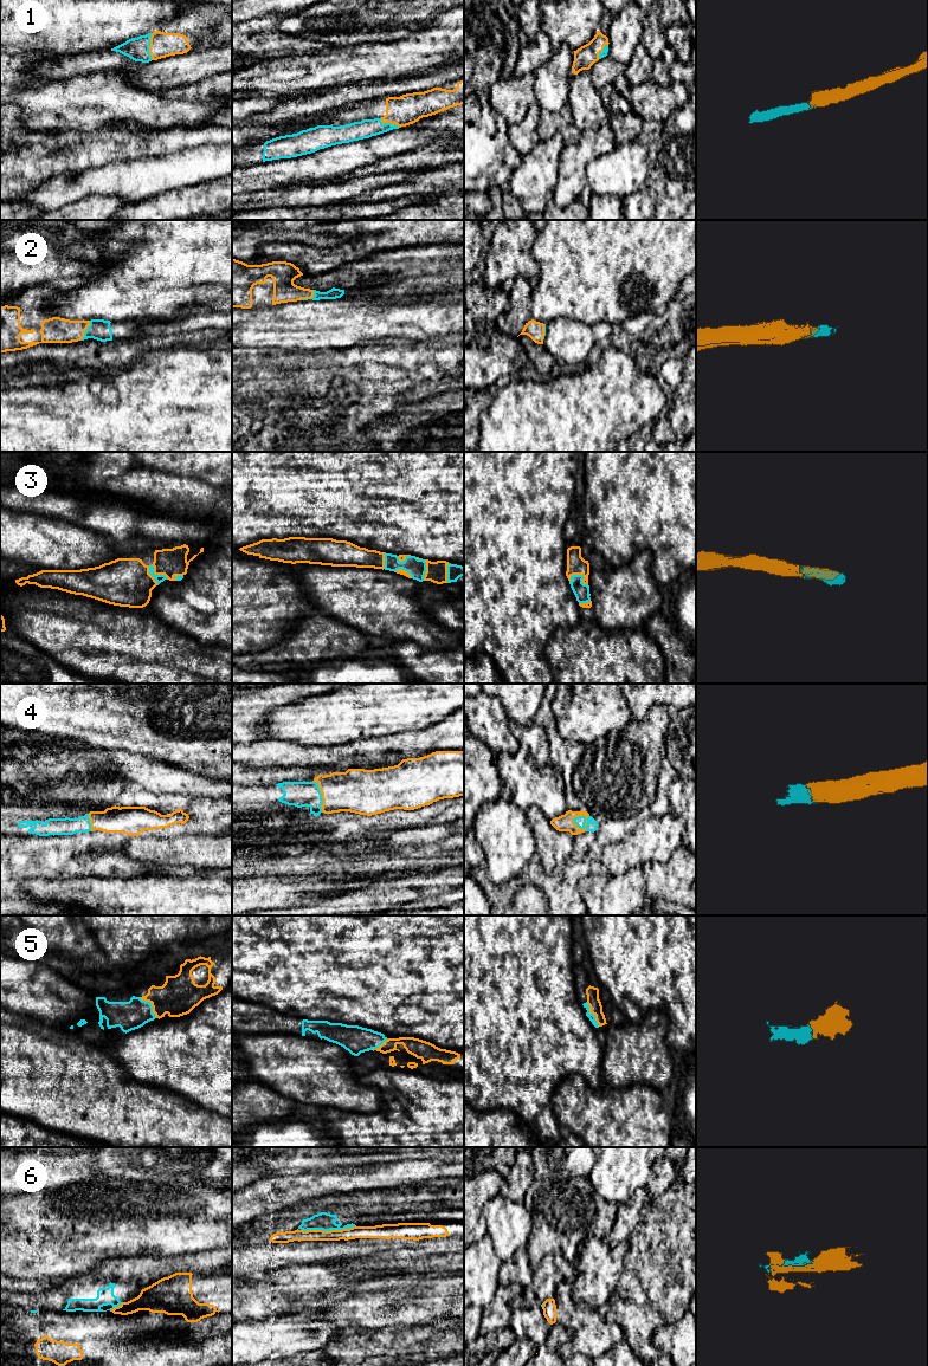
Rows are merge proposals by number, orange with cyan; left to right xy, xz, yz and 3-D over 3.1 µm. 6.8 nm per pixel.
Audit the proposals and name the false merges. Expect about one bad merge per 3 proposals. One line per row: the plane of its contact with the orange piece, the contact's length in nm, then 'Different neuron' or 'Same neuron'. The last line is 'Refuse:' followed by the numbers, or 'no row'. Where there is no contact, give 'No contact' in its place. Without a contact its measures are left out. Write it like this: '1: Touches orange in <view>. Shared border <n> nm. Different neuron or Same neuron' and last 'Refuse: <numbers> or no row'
1: Touches orange in xy. Shared border 180 nm. Same neuron
2: Touches orange in xy. Shared border 150 nm. Same neuron
3: Touches orange in yz. Shared border 150 nm. Same neuron
4: Touches orange in yz. Shared border 130 nm. Same neuron
5: Touches orange in xy. Shared border 180 nm. Same neuron
6: Touches orange in xz. Shared border 380 nm. Different neuron
Refuse: 6

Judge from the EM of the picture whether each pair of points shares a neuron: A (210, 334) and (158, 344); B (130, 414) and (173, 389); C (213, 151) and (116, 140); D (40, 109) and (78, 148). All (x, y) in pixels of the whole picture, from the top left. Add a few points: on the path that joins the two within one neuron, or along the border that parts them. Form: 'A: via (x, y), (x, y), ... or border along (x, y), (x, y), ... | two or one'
A: via (197, 338), (171, 342) | one
B: via (141, 414), (148, 414), (162, 400) | one
C: border along (216, 142), (182, 148), (161, 155) | two
D: border along (56, 129), (88, 131) | two

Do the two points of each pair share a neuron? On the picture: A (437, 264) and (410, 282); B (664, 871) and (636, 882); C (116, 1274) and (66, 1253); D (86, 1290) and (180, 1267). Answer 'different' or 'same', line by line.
A: same
B: different
C: different
D: same

